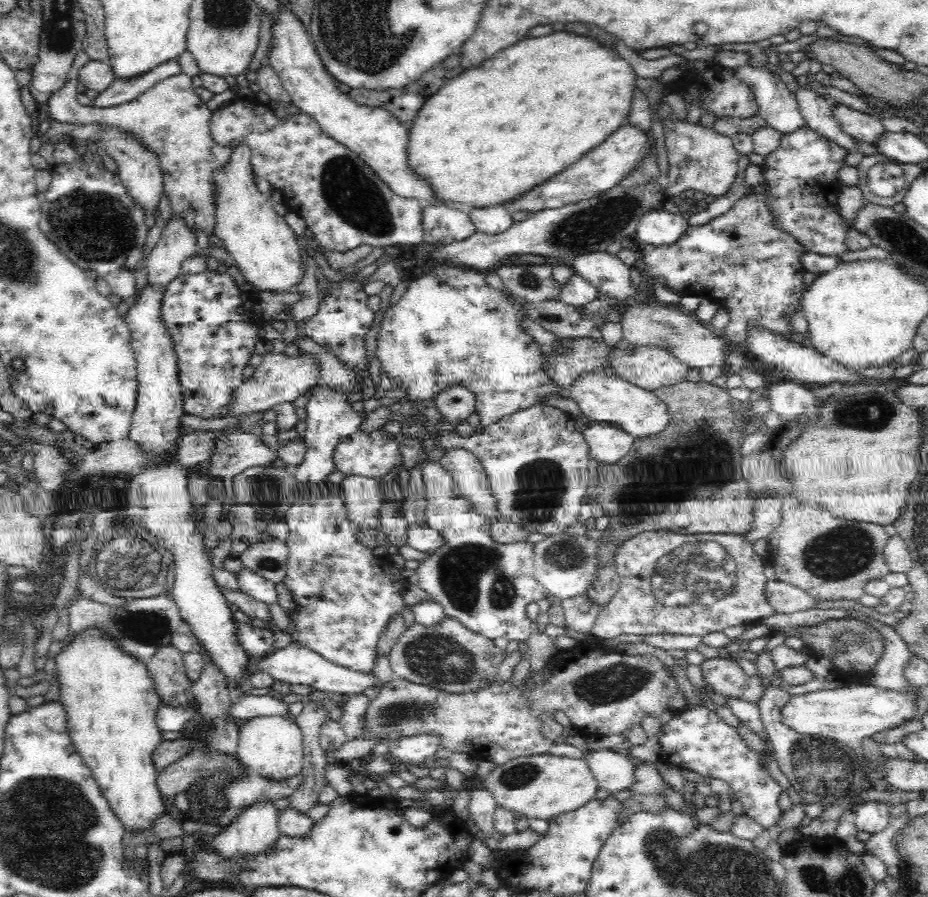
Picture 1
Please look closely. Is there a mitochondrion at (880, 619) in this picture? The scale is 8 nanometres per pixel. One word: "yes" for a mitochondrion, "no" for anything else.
no

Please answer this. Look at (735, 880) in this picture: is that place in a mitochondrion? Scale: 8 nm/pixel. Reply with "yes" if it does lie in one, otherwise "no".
yes

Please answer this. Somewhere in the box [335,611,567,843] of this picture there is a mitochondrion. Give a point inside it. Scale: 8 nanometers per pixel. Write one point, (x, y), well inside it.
(437, 658)

